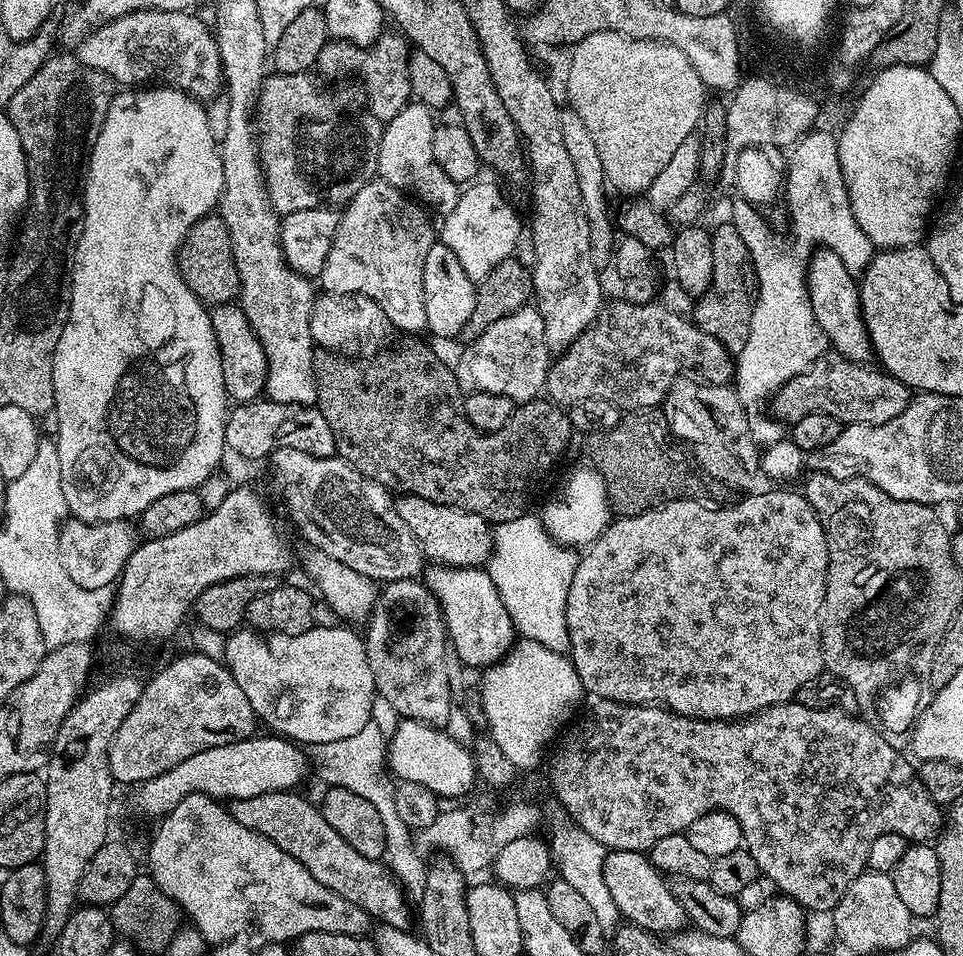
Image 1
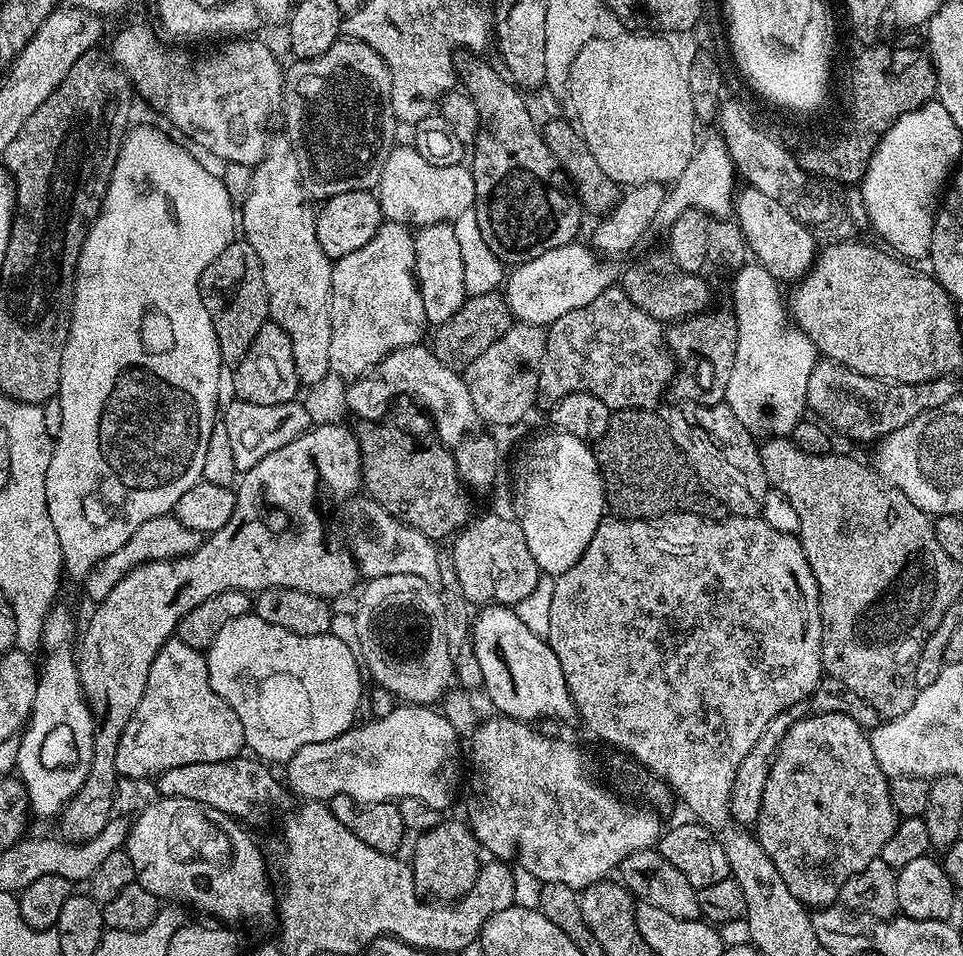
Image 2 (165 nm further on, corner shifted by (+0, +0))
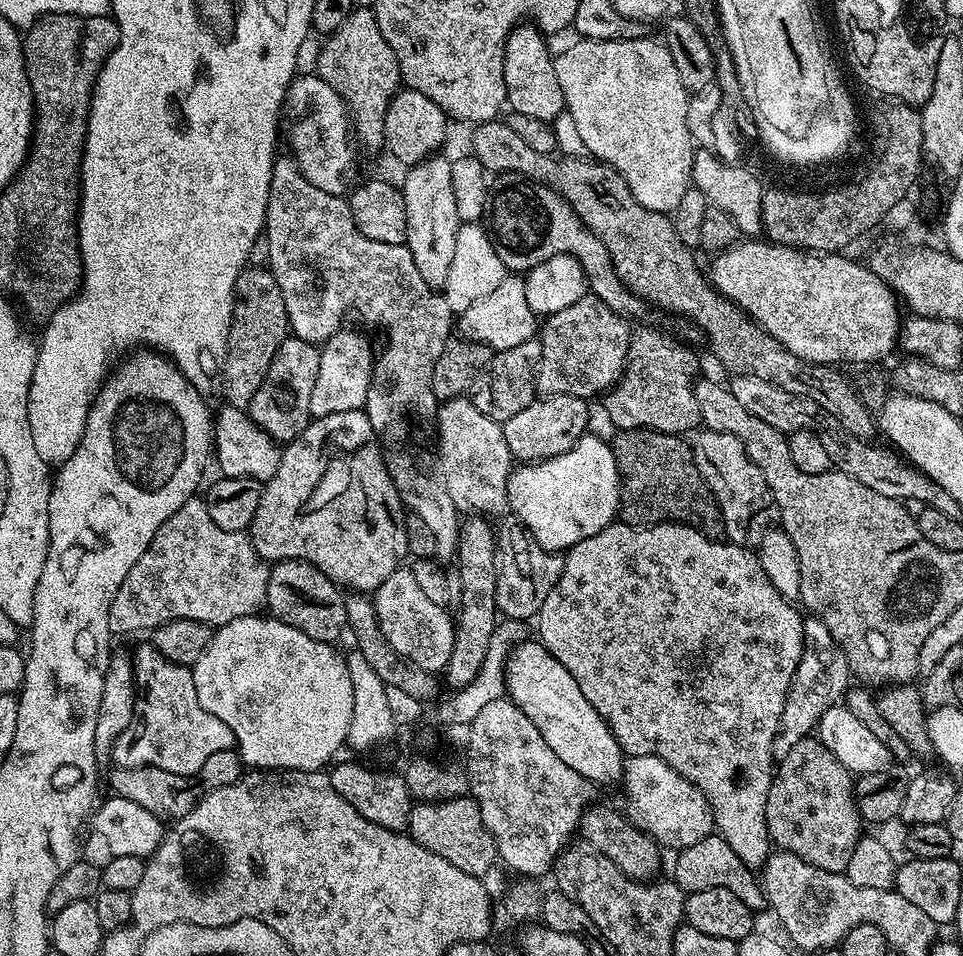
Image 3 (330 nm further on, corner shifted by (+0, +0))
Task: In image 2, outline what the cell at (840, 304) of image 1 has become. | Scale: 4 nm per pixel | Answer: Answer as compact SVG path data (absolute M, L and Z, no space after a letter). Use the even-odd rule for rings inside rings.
M741 187L734 201L734 219L746 238L755 263L761 264L777 282L799 282L811 270L818 255L817 237L812 229L798 222L798 218L786 210L782 202L774 202L774 198L762 194L757 188Z

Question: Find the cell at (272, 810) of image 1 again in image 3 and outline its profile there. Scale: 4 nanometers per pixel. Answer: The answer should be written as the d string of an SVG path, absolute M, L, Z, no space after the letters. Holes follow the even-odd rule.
M227 748L226 750L218 750L218 754L211 756L207 760L206 766L202 766L202 770L195 778L170 774L170 770L158 770L158 766L113 767L111 771L111 791L115 795L128 798L130 802L136 802L138 806L142 806L142 810L150 810L150 814L155 816L161 818L169 816L169 821L175 822L181 816L185 816L199 802L202 790L213 792L215 788L226 786L241 776L242 761L239 752Z

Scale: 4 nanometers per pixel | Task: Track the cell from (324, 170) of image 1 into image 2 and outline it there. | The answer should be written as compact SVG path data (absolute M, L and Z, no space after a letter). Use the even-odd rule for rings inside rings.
M338 39L326 54L287 65L283 116L288 127L286 139L298 158L300 183L316 202L346 194L346 190L375 189L386 158L398 144L398 121L390 102L390 70L361 40Z

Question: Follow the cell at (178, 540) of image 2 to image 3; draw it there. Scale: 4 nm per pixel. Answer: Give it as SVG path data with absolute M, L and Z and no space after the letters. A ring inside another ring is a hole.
M190 499L177 512L170 514L166 522L162 522L146 554L134 562L130 574L126 574L126 582L118 586L118 594L114 594L114 602L110 606L108 625L112 633L120 637L131 632L148 634L152 629L175 620L219 626L257 615L267 605L268 569L267 563L254 550L247 531L222 530L222 526L217 526L214 518L210 518L210 510L203 499Z

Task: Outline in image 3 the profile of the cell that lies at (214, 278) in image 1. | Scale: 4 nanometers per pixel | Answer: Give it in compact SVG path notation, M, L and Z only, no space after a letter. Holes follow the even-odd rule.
M245 267L236 283L228 353L224 359L223 399L228 399L225 401L231 407L242 409L247 409L250 398L254 398L258 386L262 386L262 378L266 378L266 370L270 362L274 362L278 346L282 346L282 342L290 335L286 302L282 298L282 290L278 290L278 282L267 267L252 267Z

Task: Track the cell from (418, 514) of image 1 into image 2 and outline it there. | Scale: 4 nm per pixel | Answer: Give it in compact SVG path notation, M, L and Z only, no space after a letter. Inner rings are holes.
M511 515L479 516L455 533L451 541L450 567L458 574L464 599L473 606L518 605L522 598L534 594L542 575L530 546L526 546L526 534L522 534L522 526Z

